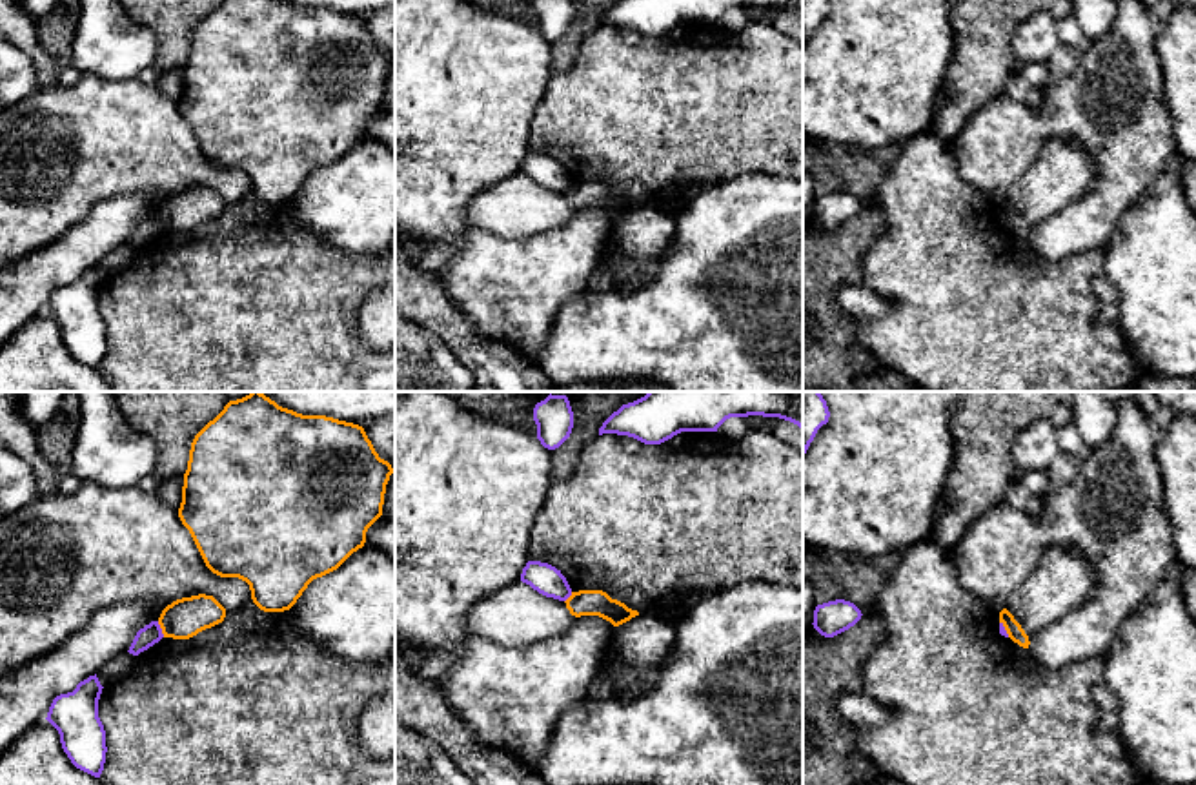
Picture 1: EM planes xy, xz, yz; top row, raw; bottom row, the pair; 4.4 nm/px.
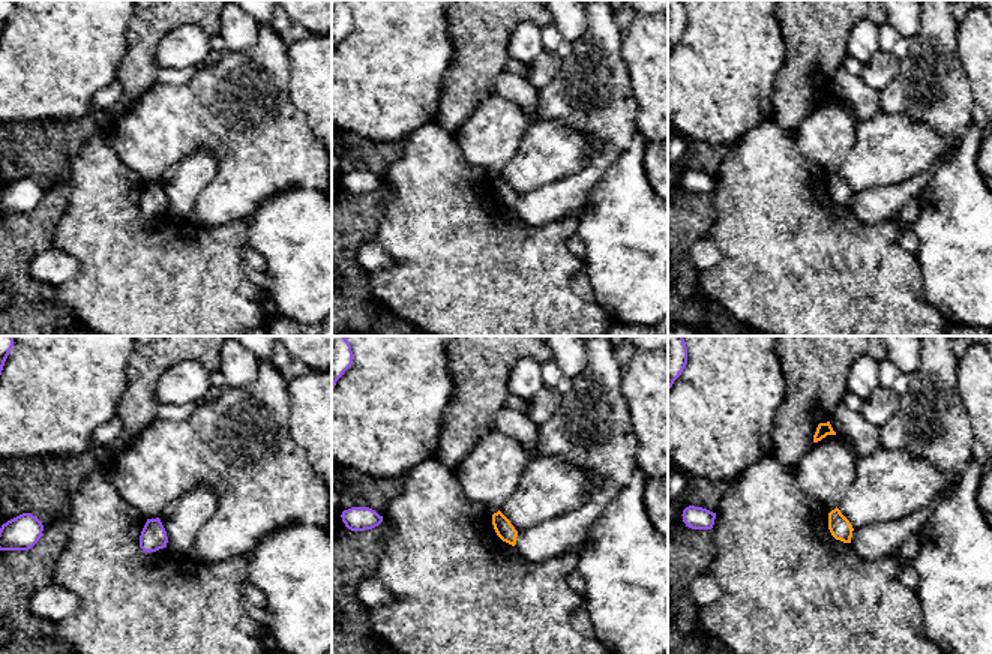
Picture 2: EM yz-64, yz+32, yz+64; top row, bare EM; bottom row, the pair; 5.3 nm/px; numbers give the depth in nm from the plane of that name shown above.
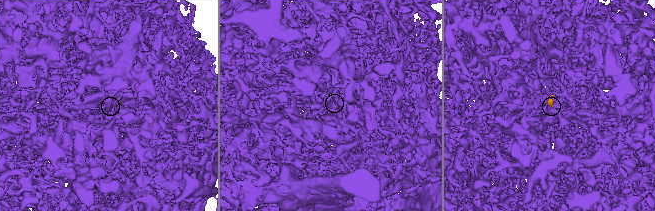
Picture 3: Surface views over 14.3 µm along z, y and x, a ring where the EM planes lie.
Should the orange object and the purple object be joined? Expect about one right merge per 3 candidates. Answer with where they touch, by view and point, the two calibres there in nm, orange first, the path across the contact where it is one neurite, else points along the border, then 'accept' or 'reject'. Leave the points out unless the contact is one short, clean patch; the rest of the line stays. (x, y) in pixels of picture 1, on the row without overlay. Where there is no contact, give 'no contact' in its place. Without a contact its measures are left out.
xy (161, 219) | 180/90 nm | along xy (157, 214), (164, 228) | reject

